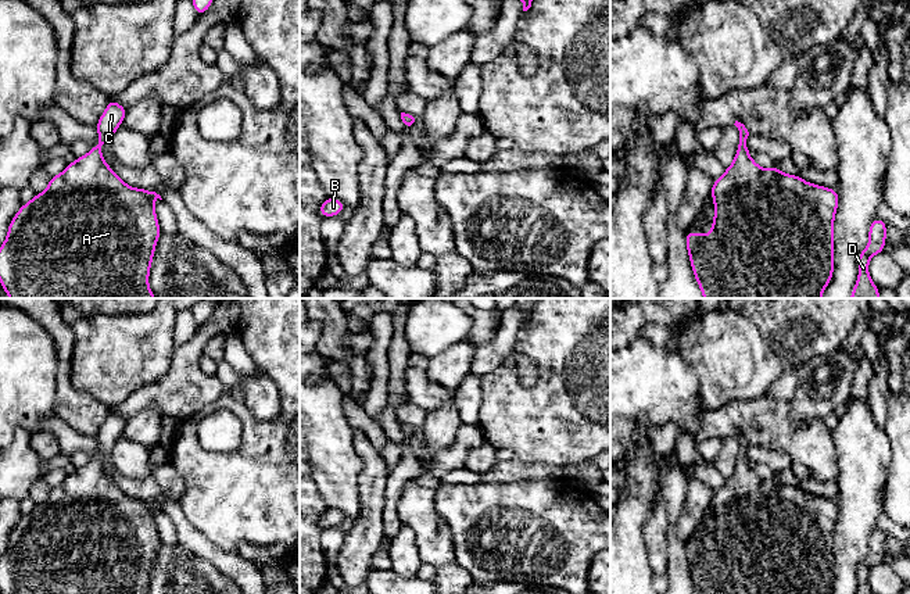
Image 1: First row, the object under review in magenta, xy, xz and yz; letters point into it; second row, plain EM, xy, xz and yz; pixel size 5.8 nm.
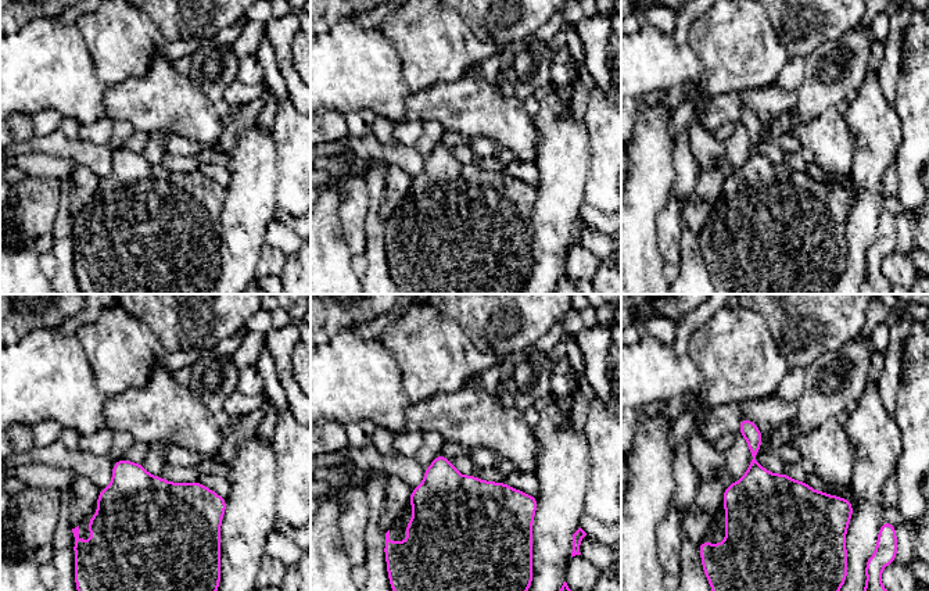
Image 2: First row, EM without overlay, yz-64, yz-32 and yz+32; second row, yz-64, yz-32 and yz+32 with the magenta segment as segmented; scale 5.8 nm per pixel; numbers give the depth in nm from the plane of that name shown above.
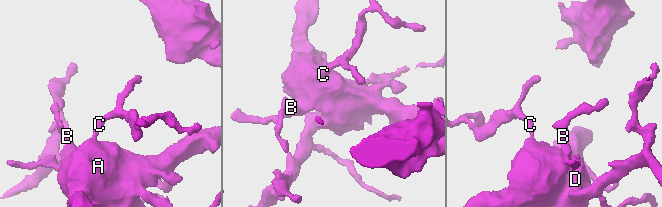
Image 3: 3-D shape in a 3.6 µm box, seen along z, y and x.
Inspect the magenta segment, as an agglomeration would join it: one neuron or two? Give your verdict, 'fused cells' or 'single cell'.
single cell

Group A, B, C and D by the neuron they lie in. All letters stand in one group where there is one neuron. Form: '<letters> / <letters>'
A B C D

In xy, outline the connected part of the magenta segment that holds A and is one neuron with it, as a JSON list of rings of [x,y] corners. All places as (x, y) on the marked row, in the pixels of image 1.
[[[110,99],[96,125],[97,144],[68,164],[60,175],[50,178],[47,189],[22,204],[11,219],[7,239],[0,246],[0,283],[10,298],[155,298],[148,287],[148,273],[161,233],[154,201],[162,198],[155,192],[128,186],[104,162],[100,150],[103,143],[111,143],[126,111]]]

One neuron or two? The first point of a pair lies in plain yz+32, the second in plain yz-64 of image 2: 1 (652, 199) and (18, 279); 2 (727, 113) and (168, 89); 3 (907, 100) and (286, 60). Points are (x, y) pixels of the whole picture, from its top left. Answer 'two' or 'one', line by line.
1: one
2: one
3: two

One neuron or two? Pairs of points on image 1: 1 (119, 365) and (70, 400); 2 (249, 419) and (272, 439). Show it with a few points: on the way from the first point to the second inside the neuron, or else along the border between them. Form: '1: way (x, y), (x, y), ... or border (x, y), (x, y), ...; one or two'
1: border (70, 361), (71, 383), (108, 408); two
2: way (254, 425), (267, 437); one

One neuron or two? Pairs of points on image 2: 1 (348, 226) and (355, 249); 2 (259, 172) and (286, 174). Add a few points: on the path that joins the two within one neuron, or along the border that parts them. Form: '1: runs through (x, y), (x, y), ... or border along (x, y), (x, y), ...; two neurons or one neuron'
1: runs through (354, 232), (355, 243); one neuron
2: border along (275, 140), (278, 206); two neurons

